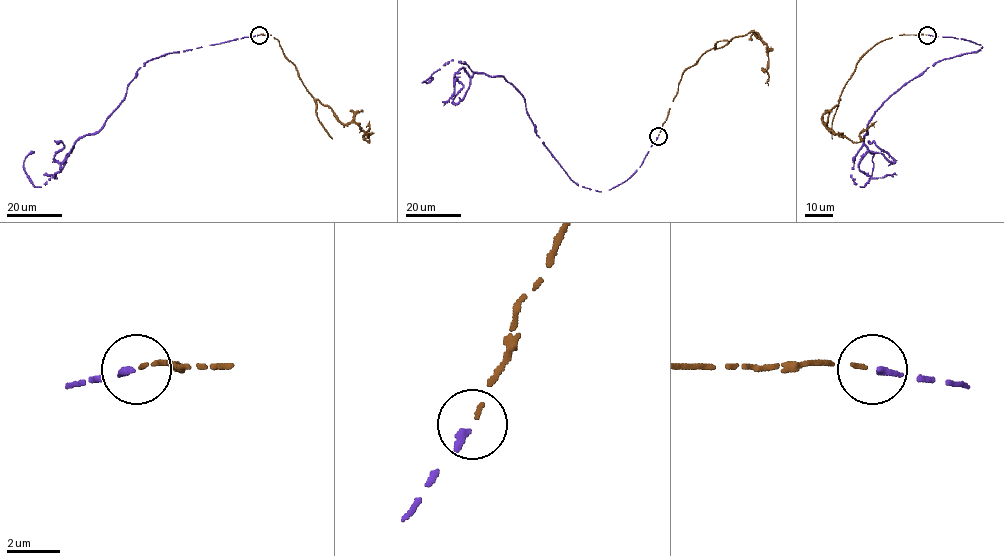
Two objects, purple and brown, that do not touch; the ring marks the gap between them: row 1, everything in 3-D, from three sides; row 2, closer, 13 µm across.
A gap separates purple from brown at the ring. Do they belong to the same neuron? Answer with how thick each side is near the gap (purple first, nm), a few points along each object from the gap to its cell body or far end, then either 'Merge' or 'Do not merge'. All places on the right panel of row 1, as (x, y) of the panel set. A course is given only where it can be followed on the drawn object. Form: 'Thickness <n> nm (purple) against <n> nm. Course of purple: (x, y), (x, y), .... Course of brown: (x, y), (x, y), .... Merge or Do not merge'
Thickness 280 nm (purple) against 110 nm. Course of purple: (928, 35), (982, 47), (928, 67), (875, 112), (854, 158), (851, 175), (860, 186), (873, 170), (868, 151). Course of brown: (927, 34), (900, 34), (875, 44), (856, 66), (838, 103), (822, 123), (859, 142), (859, 134), (876, 121). Merge

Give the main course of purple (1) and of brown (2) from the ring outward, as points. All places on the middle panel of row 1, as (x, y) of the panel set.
1: (657, 137), (626, 180), (586, 188), (536, 134), (523, 96), (503, 76), (453, 60), (423, 82), (433, 77)
2: (658, 136), (682, 73), (735, 37), (755, 31), (766, 45), (763, 68), (768, 85)

